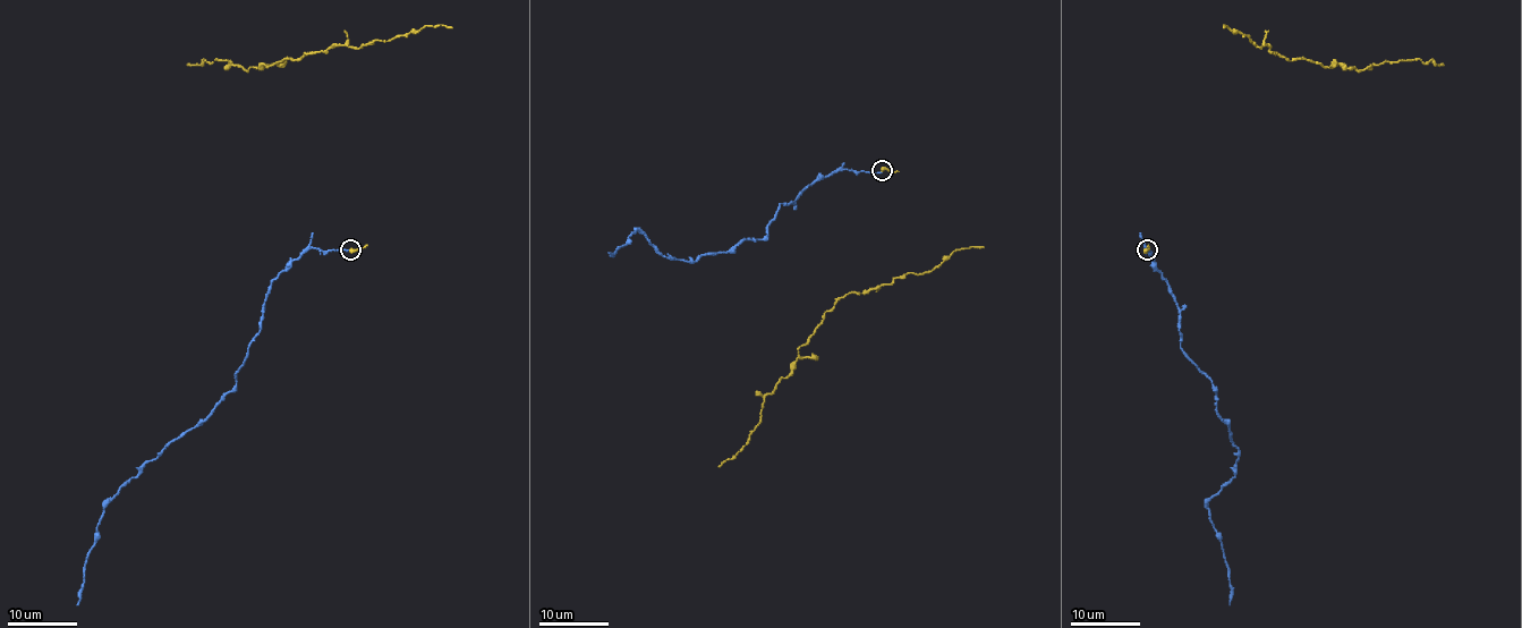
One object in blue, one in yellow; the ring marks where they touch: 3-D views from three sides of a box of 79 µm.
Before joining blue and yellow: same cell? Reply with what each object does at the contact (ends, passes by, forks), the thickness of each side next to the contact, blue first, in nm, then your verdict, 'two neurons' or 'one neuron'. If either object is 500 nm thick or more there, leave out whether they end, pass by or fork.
blue ends; yellow ends; calibres 130 and 400 nm; two neurons

